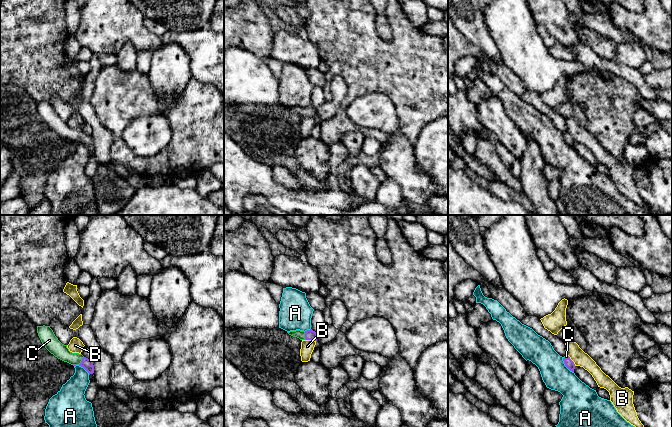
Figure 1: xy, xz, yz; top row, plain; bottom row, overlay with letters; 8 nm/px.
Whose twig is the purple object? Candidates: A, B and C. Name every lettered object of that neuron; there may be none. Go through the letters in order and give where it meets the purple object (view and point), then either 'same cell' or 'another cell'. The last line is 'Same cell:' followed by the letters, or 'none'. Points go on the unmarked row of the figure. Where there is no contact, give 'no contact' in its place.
A: meets purple in yz at (565, 141); another cell
B: meets purple in xz at (311, 115); another cell
C: meets purple in xy at (82, 136); same cell
Same cell: C

